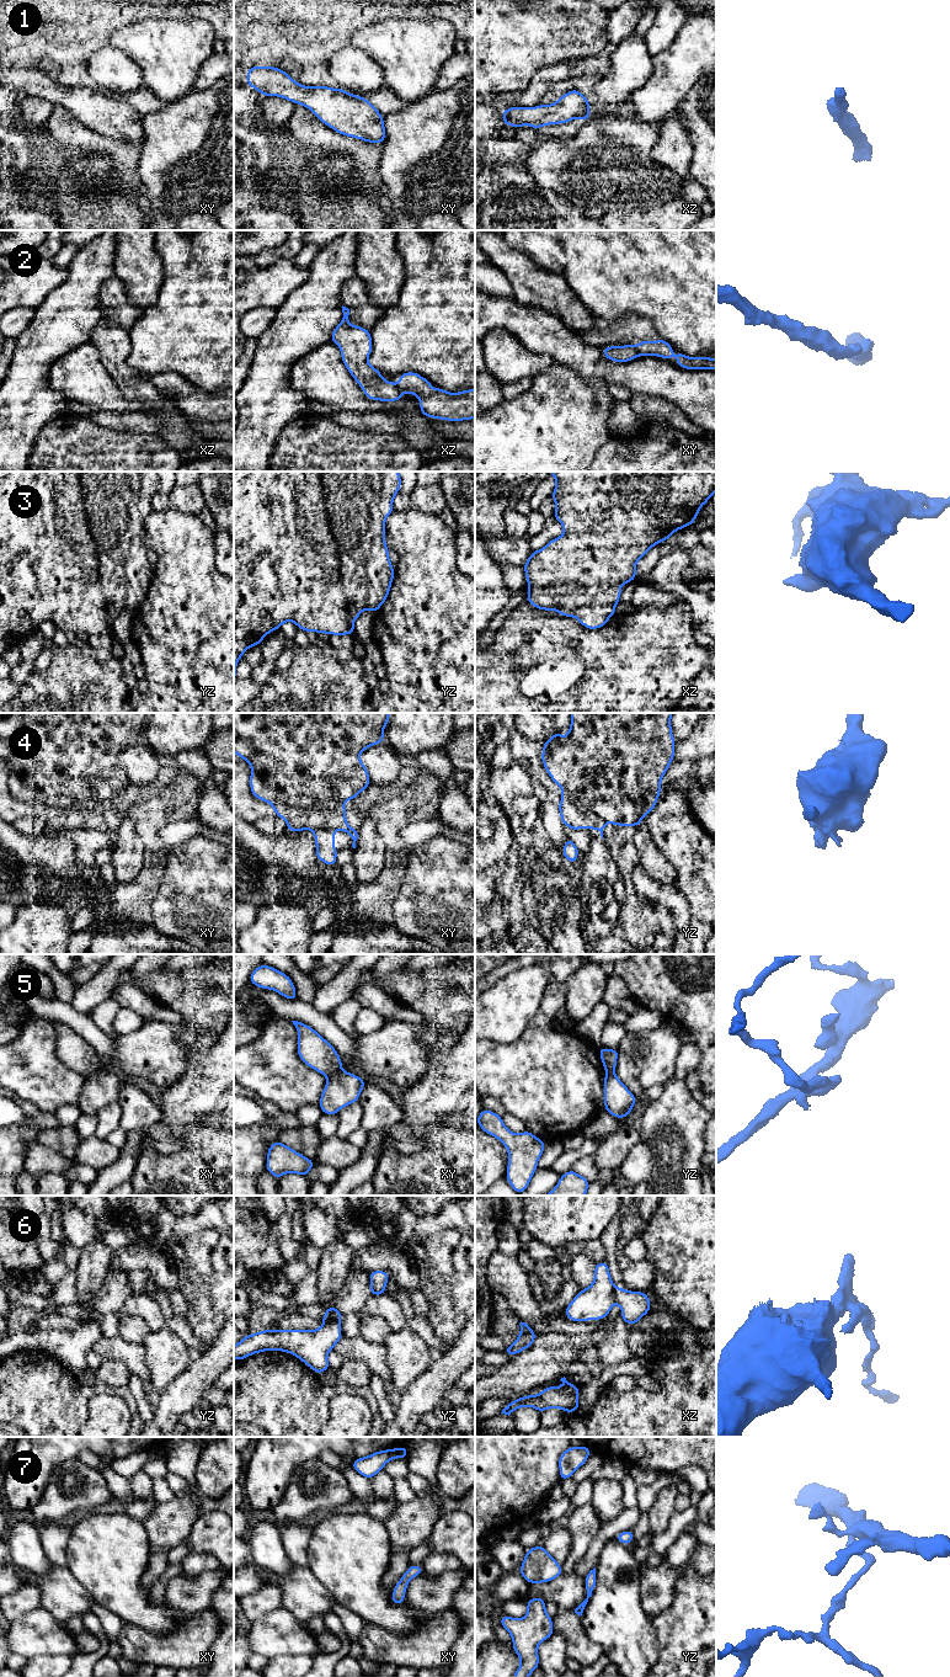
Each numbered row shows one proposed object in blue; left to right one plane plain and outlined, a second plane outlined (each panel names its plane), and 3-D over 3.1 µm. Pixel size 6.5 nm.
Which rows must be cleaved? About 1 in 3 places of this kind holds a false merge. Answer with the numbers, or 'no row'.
2, 5, 6

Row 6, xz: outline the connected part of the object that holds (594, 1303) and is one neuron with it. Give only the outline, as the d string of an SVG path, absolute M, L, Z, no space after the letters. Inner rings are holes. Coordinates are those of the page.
M607 1261L594 1266L593 1283L572 1299L564 1310L571 1321L605 1319L617 1303L617 1288L612 1281Z

